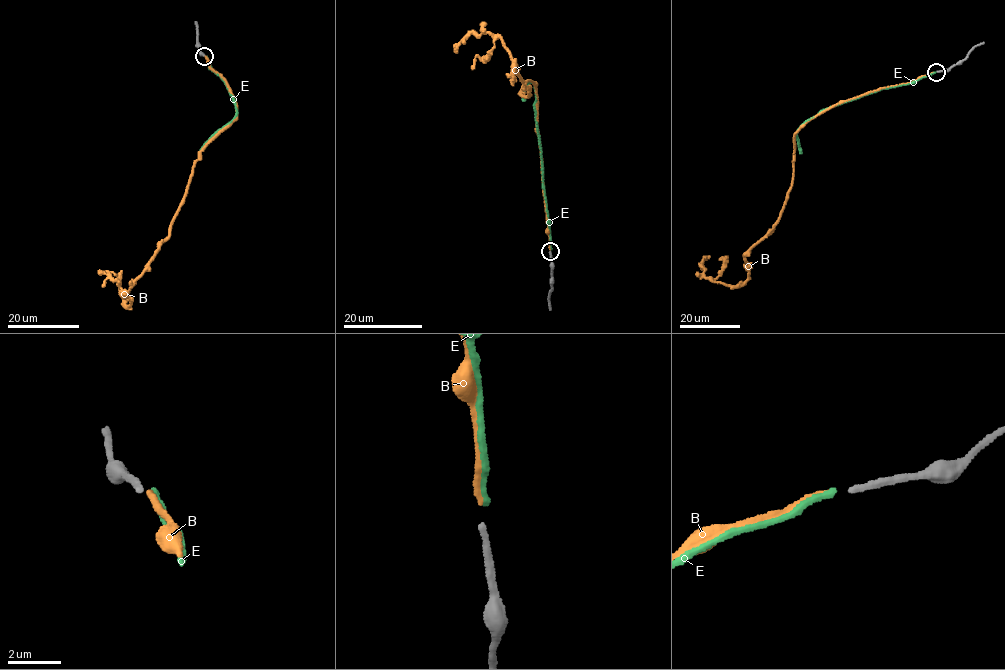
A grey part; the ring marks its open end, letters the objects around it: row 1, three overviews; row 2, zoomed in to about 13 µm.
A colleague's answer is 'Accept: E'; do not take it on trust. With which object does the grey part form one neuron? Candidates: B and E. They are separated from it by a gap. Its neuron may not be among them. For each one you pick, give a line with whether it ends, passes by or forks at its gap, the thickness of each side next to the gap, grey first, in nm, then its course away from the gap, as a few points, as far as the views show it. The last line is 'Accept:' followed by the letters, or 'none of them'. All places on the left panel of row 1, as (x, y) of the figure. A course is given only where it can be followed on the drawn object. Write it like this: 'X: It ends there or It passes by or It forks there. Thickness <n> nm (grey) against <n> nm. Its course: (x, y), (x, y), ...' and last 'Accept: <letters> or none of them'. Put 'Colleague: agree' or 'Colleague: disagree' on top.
Colleague: disagree
B: It ends there. Thickness 220 nm (grey) against 200 nm. Its course: (205, 56), (230, 89), (234, 118), (201, 151), (168, 235), (125, 298), (131, 305), (106, 270)
Accept: B

